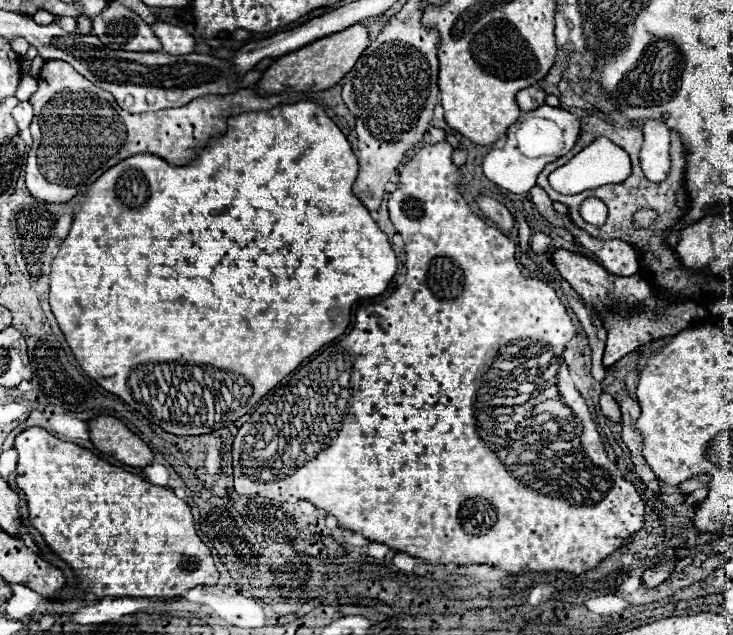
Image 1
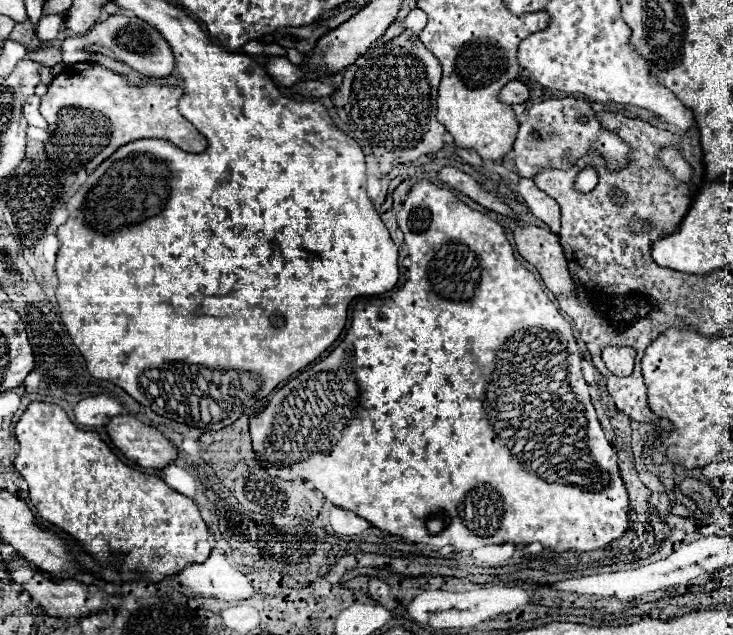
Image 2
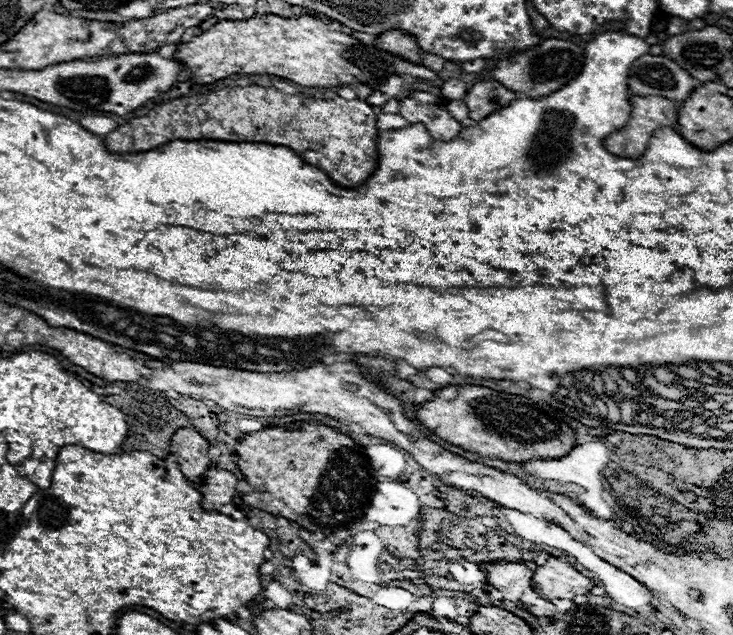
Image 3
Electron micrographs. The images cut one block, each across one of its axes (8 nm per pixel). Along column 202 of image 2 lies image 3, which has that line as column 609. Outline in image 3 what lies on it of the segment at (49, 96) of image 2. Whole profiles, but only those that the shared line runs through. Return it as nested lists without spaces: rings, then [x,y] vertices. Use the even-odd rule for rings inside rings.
[[[632,96],[630,104],[632,116],[628,124],[620,132],[608,136],[602,144],[616,156],[640,158],[654,130],[678,126],[678,110],[672,100],[662,96]]]

